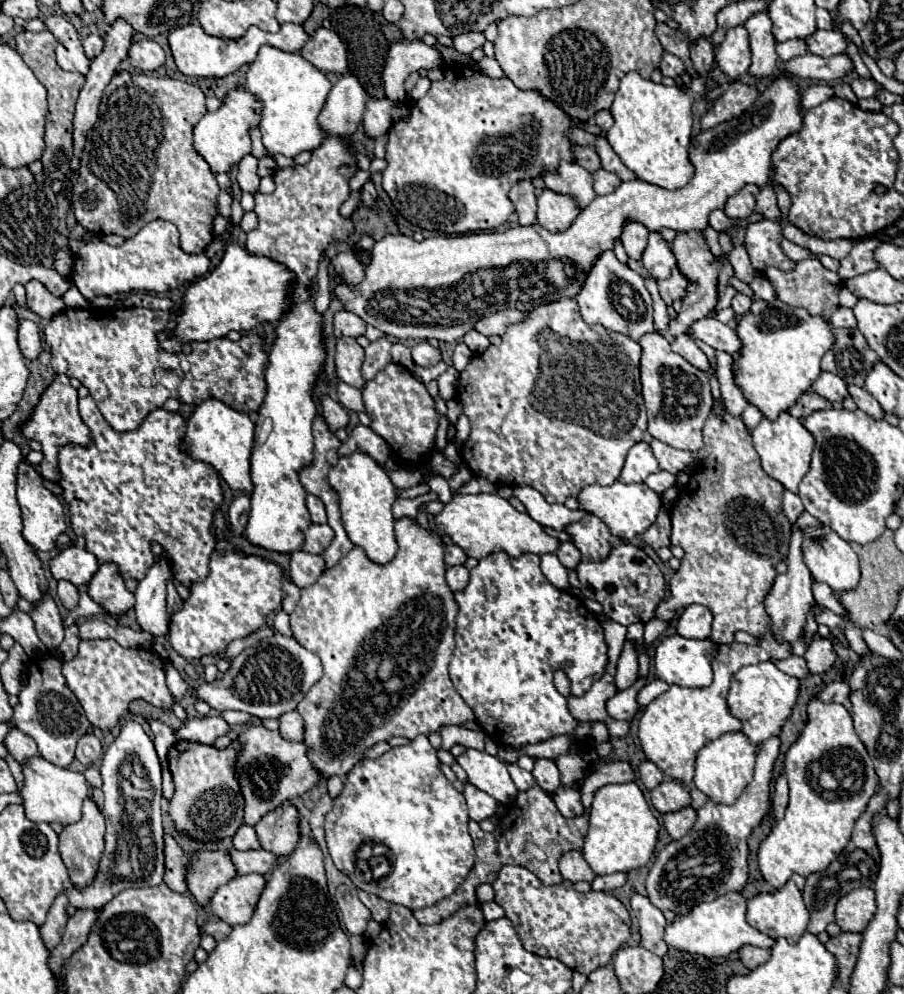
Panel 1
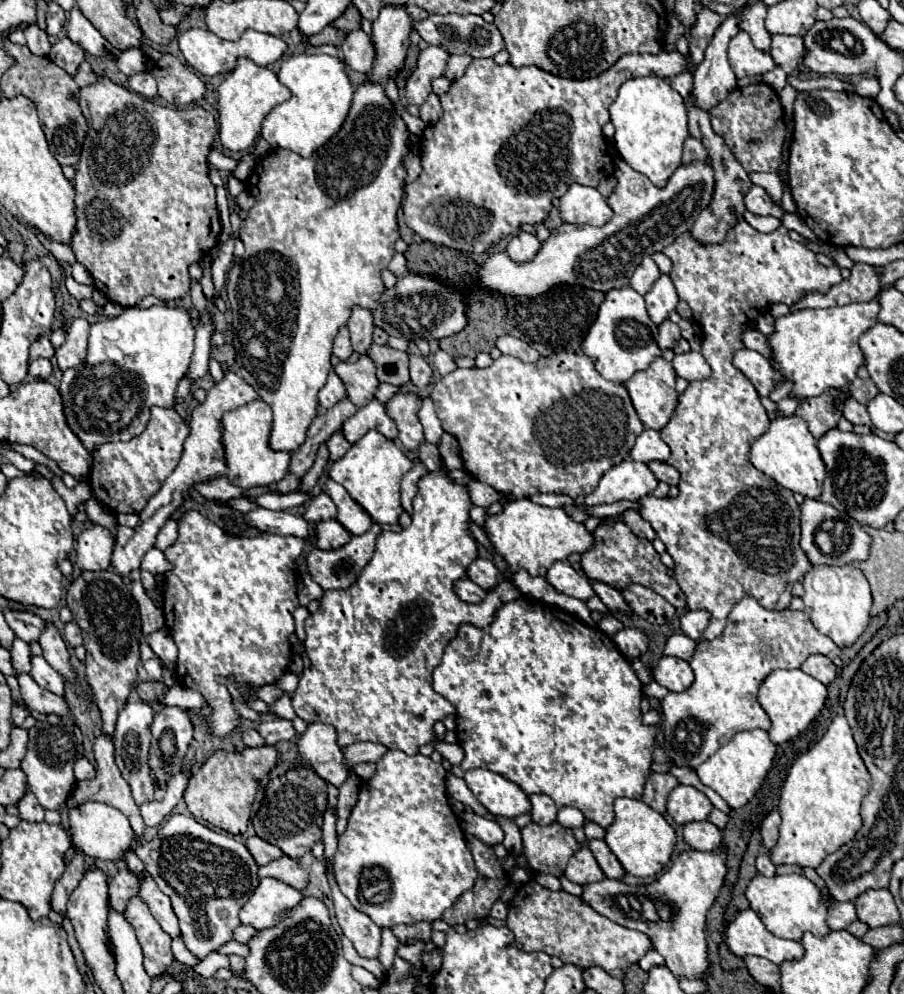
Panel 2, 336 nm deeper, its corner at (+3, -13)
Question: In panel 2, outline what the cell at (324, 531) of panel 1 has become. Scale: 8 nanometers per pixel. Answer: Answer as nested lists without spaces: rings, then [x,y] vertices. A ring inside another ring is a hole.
[[[324,521],[324,523],[318,523],[316,525],[316,535],[314,535],[314,545],[318,549],[340,549],[344,543],[348,543],[352,535],[336,521]]]

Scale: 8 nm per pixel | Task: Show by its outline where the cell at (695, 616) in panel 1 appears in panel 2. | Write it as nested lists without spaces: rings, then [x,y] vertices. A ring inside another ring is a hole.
[[[686,611],[680,617],[680,629],[694,641],[702,641],[702,633],[708,627],[708,613],[706,611]]]

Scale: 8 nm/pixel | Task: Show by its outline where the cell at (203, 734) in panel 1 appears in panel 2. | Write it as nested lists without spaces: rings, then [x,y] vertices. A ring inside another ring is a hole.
[[[246,729],[242,733],[242,741],[244,741],[246,747],[260,747],[260,745],[264,745],[264,739],[258,735],[256,729]]]

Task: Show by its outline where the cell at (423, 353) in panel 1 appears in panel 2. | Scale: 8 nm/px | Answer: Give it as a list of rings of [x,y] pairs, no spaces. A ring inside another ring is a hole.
[[[410,355],[410,381],[416,385],[416,387],[426,387],[430,383],[430,377],[432,377],[432,369],[428,365],[428,361],[420,355]]]

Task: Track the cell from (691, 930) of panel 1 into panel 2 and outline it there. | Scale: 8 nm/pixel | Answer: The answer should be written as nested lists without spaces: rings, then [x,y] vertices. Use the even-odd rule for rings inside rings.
[[[752,909],[740,911],[732,921],[728,921],[724,927],[724,937],[730,953],[736,957],[756,955],[780,965],[782,961],[800,959],[804,955],[804,949],[798,941],[780,939],[768,933]]]

